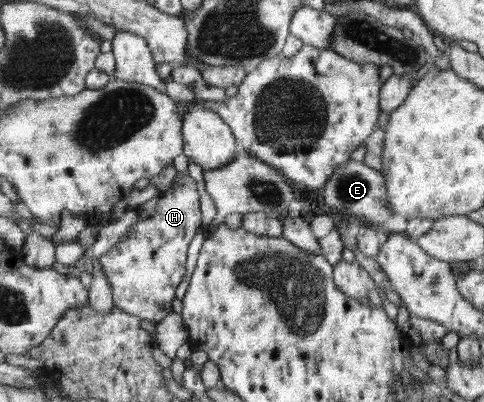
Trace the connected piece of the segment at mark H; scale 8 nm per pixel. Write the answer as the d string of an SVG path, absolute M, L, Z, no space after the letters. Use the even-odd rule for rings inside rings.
M177 173L172 187L165 193L160 191L139 211L140 222L136 222L124 241L116 244L106 255L100 257L99 263L104 276L114 289L115 307L124 309L130 315L159 322L174 311L174 302L178 286L187 273L187 260L190 244L198 231L202 230L202 211L200 211L199 185L189 173Z

